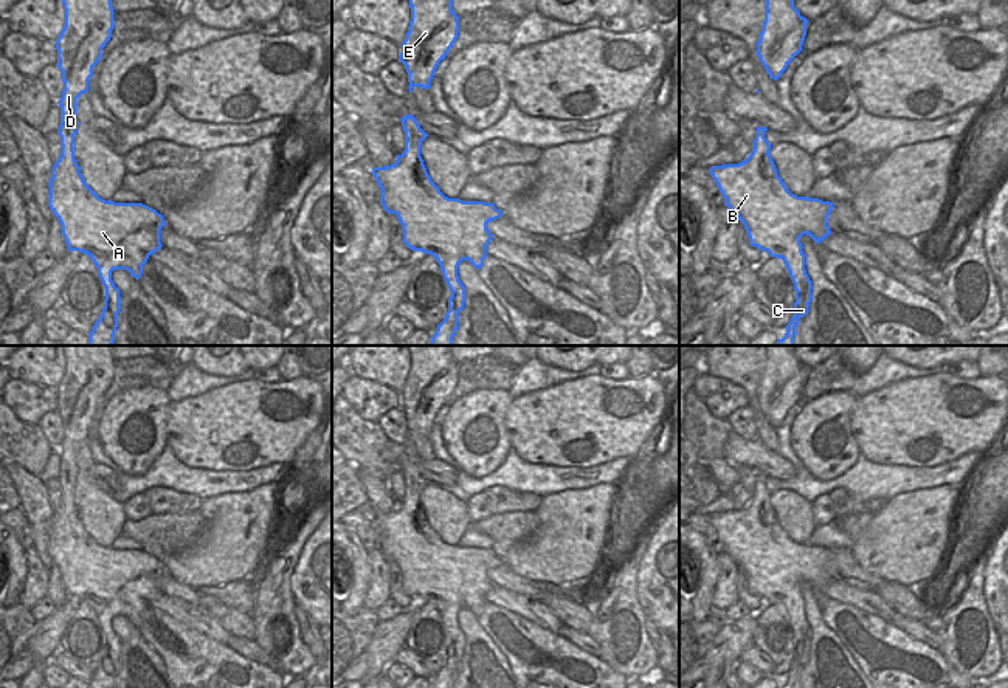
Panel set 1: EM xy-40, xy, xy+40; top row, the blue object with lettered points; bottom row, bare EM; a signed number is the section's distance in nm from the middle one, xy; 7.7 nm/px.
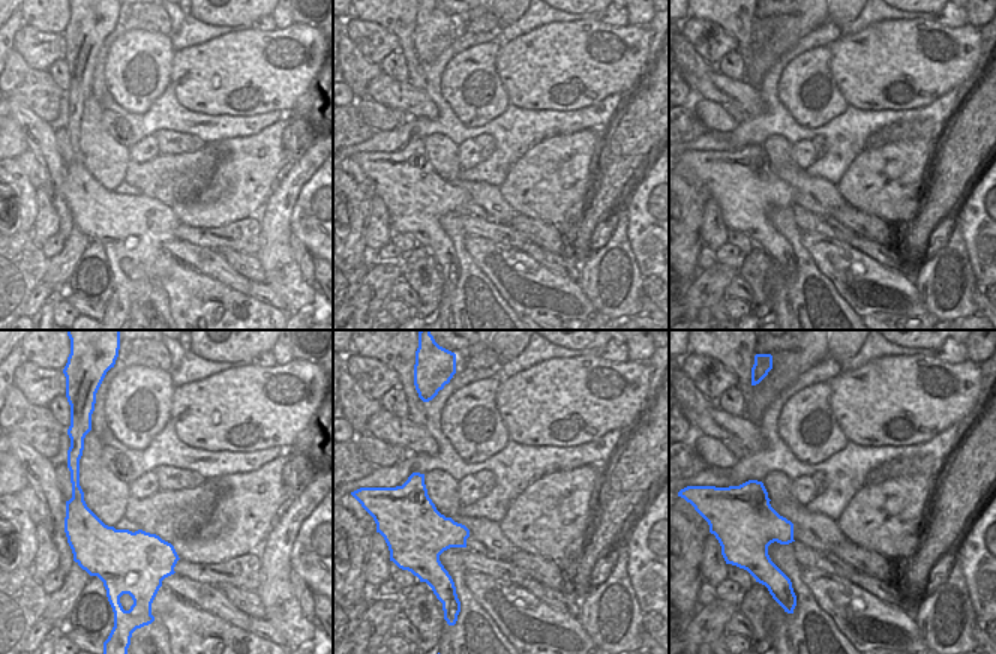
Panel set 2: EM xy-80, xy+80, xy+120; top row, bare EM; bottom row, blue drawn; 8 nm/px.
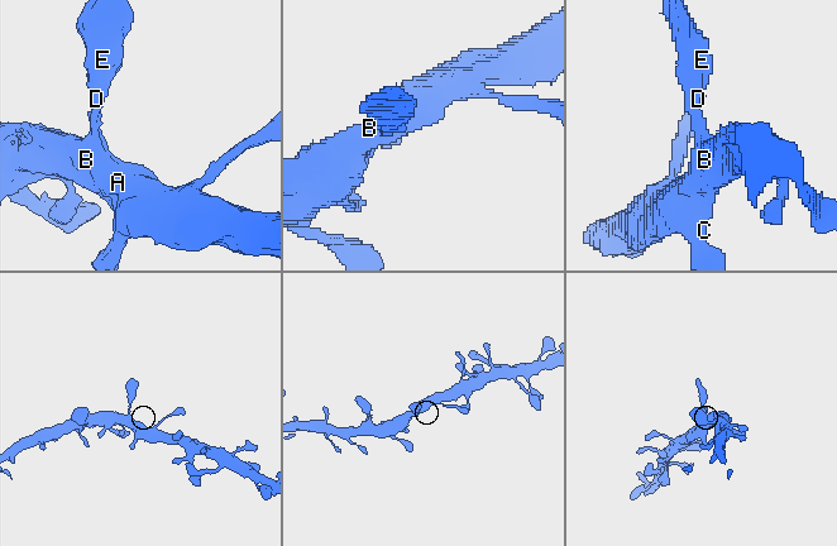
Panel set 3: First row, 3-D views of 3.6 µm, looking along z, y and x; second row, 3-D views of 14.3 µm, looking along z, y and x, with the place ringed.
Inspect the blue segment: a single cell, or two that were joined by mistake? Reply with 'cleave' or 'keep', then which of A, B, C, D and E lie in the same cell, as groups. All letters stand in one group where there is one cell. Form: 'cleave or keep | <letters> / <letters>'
keep | A B C D E

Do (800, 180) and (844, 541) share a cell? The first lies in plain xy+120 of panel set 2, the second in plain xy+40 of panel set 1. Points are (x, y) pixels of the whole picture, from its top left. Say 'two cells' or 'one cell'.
two cells

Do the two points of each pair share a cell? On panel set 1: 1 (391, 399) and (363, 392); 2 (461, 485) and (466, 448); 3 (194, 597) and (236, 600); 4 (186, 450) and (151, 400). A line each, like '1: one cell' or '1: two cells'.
1: one cell
2: two cells
3: one cell
4: two cells

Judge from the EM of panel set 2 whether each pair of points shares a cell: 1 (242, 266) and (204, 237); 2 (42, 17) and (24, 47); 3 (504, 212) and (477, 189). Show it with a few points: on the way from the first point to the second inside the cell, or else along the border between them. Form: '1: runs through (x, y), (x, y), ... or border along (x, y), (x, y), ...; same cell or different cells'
1: border along (218, 249), (233, 248), (255, 257); different cells
2: border along (24, 23), (39, 30), (62, 35); different cells
3: runs through (498, 206), (483, 195); same cell

